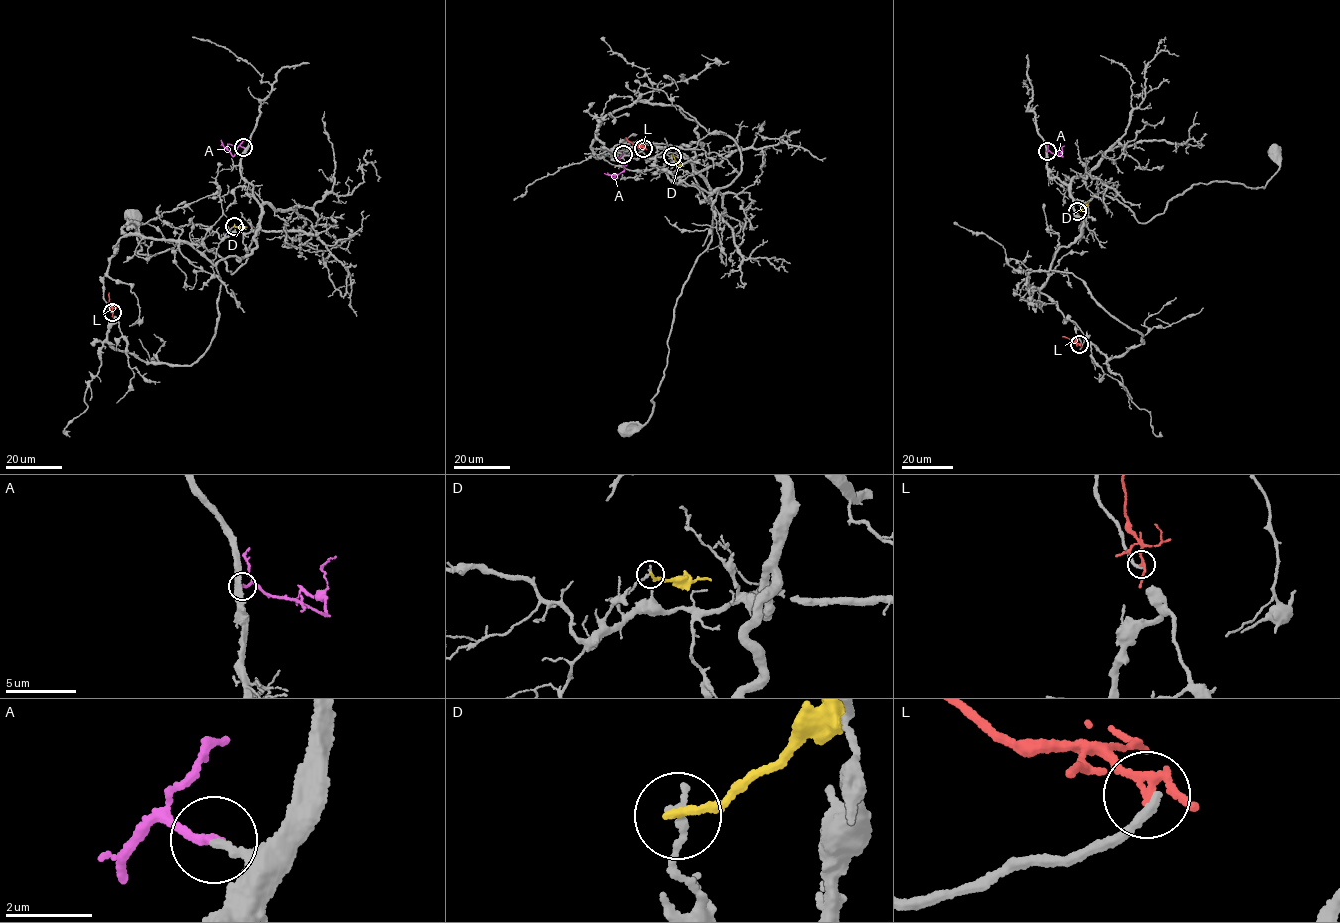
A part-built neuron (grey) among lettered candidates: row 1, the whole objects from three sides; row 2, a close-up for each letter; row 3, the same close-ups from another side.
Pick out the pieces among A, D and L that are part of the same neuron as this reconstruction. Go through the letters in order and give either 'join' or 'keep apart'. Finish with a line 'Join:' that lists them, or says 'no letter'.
A: join
D: keep apart
L: keep apart
Join: A

